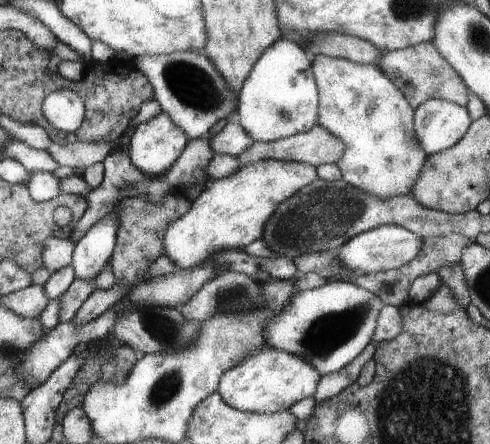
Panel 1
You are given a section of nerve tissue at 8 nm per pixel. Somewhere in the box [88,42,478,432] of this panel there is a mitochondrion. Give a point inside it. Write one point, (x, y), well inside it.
(323, 213)

